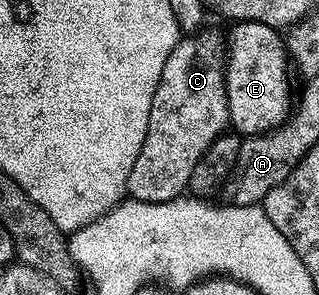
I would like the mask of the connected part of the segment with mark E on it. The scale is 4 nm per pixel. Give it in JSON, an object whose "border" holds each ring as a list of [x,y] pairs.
{"border":[[[241,21],[235,22],[234,27],[230,31],[230,39],[228,35],[228,42],[224,47],[224,70],[226,72],[226,96],[228,97],[228,113],[230,114],[229,126],[233,128],[237,134],[243,137],[249,137],[252,135],[262,135],[266,131],[271,131],[273,127],[278,127],[286,120],[286,116],[290,114],[292,110],[292,95],[290,99],[290,75],[286,72],[286,65],[288,69],[288,56],[287,48],[284,46],[283,36],[280,34],[279,28],[269,27],[263,23],[244,23]]]}

